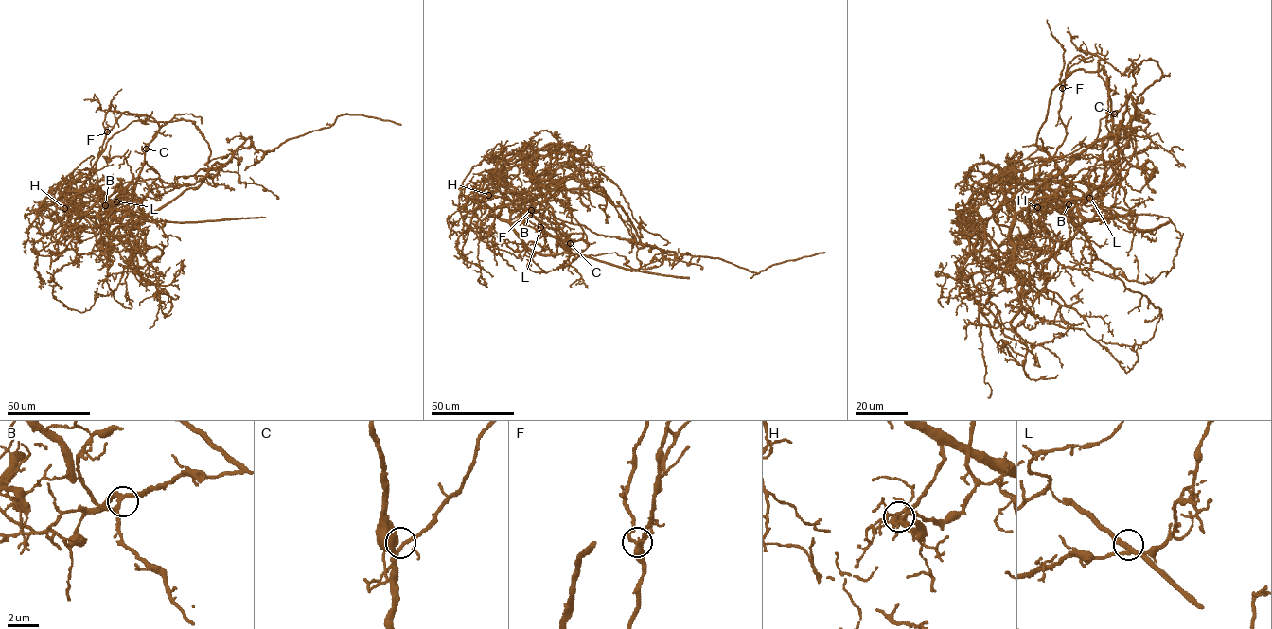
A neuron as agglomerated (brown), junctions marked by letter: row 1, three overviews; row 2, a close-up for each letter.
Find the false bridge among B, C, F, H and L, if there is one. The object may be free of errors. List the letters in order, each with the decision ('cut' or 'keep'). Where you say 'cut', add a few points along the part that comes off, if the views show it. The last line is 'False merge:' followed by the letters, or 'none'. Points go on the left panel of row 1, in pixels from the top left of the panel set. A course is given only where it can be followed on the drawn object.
B: keep
C: keep
F: keep
H: cut; course (65, 208), (61, 186), (81, 189), (106, 142), (135, 120), (190, 120), (200, 131), (208, 168), (176, 177)
L: keep
False merge: H

